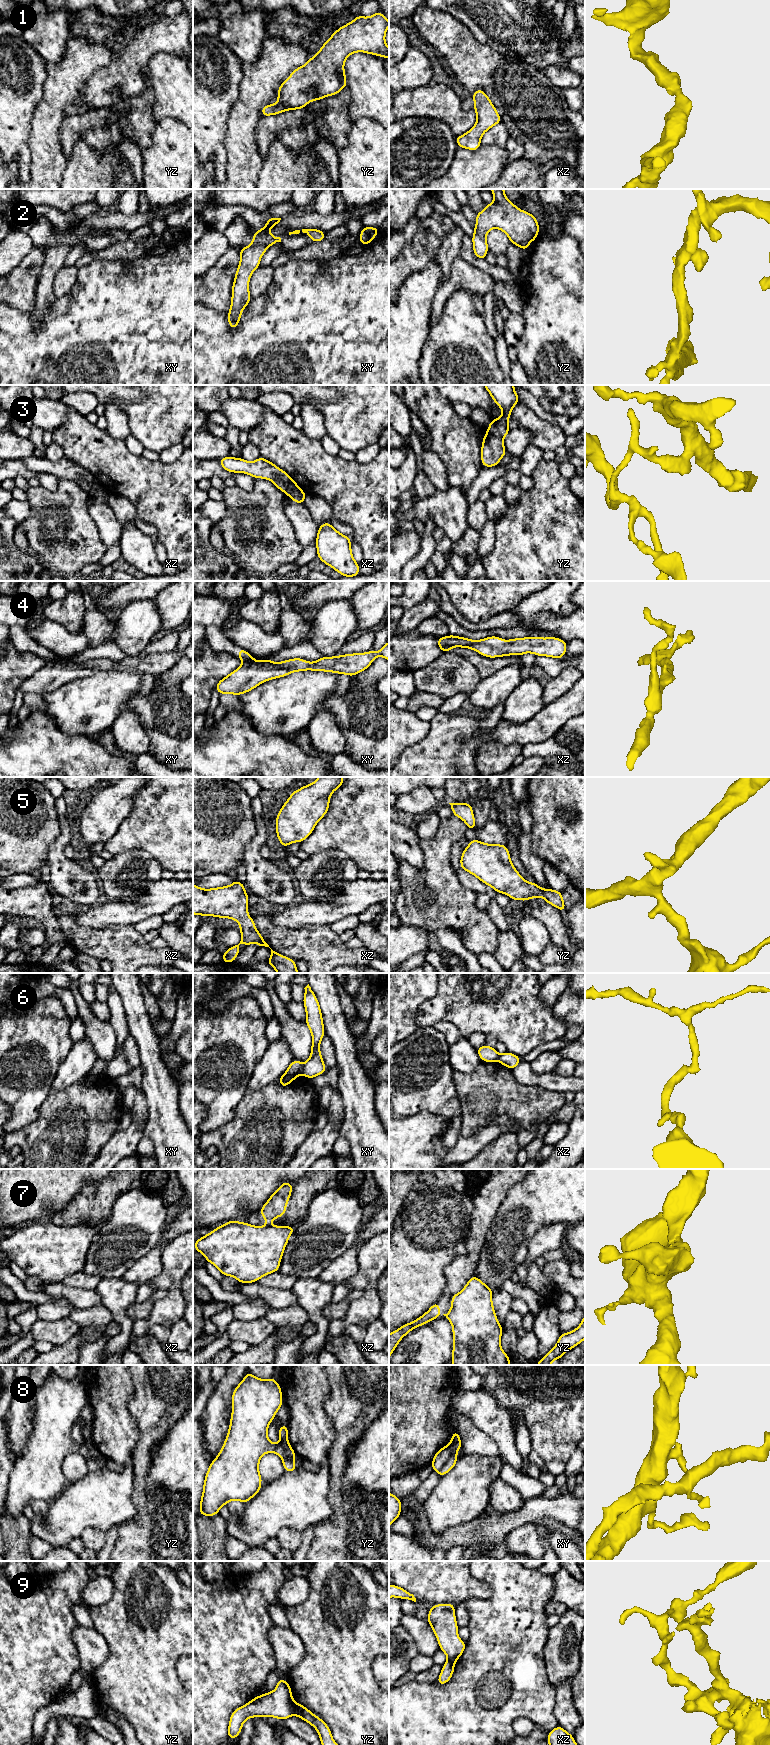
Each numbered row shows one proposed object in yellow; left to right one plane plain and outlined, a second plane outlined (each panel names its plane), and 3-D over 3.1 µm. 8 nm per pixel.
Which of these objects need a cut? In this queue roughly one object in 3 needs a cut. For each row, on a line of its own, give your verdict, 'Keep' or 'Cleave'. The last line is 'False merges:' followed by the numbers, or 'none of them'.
1: Keep
2: Keep
3: Cleave
4: Keep
5: Keep
6: Cleave
7: Cleave
8: Cleave
9: Cleave
False merges: 3, 6, 7, 8, 9

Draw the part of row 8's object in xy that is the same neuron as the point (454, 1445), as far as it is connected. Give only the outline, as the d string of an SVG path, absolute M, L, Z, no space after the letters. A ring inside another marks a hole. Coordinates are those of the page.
M456 1430L452 1432L452 1439L448 1443L447 1447L450 1449L451 1454L450 1454L449 1460L445 1463L442 1469L438 1472L440 1477L443 1477L445 1474L451 1471L454 1468L456 1462L458 1461L457 1452L462 1447L462 1444L460 1440L460 1435Z

